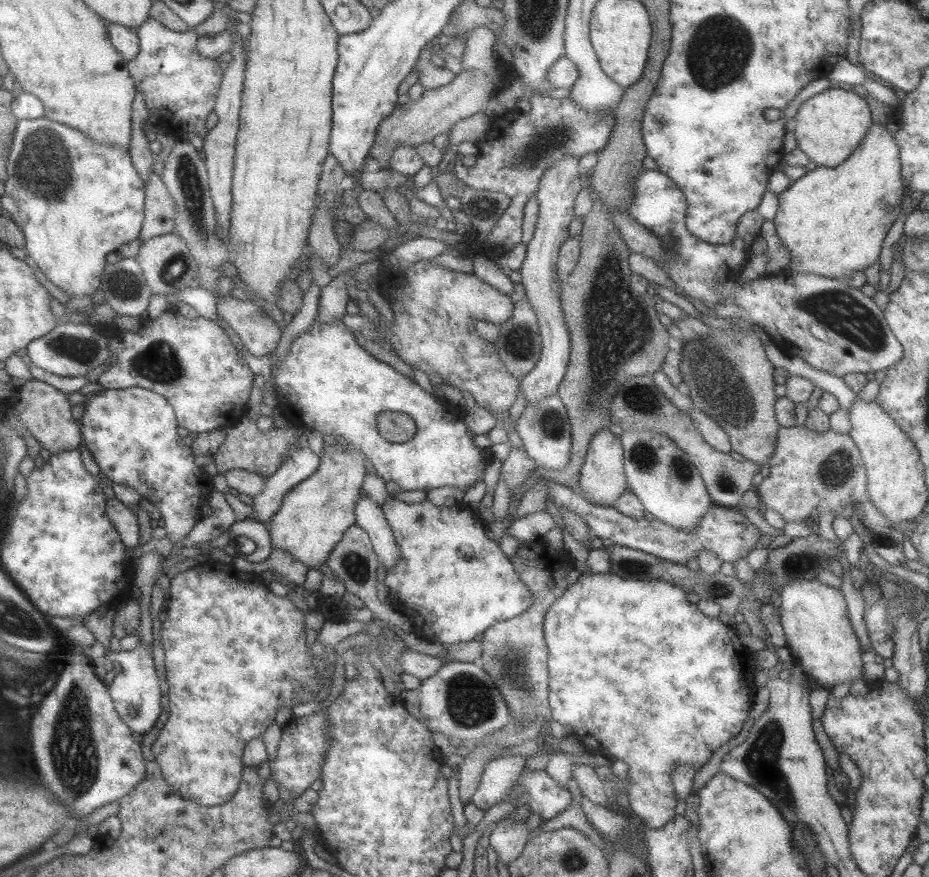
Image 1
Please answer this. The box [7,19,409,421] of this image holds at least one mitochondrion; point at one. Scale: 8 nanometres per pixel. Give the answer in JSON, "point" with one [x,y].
{"point":[43,170]}

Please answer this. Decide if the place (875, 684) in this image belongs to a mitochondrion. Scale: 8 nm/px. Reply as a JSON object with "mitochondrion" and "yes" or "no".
{"mitochondrion":"no"}

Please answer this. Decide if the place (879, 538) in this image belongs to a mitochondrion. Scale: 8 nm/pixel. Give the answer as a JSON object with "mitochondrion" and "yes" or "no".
{"mitochondrion":"yes"}

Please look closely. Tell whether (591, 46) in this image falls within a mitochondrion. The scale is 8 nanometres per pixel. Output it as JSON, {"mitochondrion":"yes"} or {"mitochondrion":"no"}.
{"mitochondrion":"no"}

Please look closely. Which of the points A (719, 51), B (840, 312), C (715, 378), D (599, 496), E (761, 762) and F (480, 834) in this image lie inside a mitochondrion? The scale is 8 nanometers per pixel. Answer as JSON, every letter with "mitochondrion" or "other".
{"A":"mitochondrion","B":"mitochondrion","C":"mitochondrion","D":"other","E":"mitochondrion","F":"other"}

